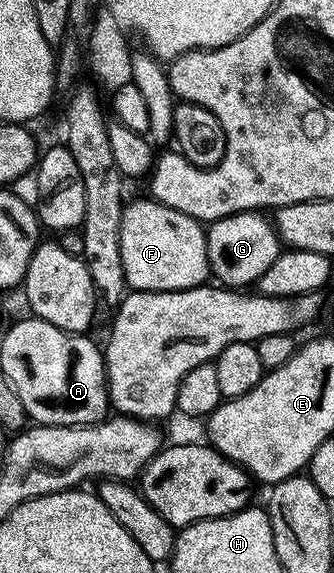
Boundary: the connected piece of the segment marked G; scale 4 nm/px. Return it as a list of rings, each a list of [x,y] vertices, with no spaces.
[[[264,212],[255,213],[236,213],[230,217],[225,217],[221,221],[212,222],[208,226],[209,234],[209,268],[214,278],[218,277],[222,286],[228,287],[234,291],[245,291],[250,287],[256,286],[263,279],[263,275],[267,275],[267,271],[271,271],[271,267],[275,267],[275,263],[281,258],[283,246],[281,238],[277,236],[277,231],[272,220],[269,221]]]

